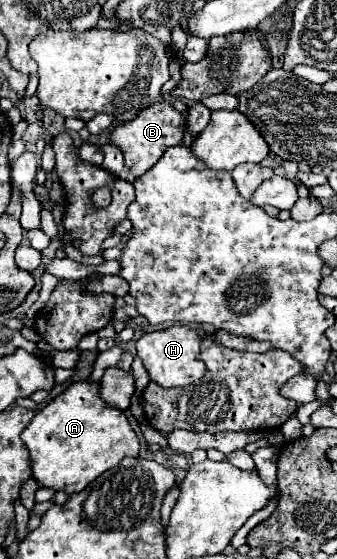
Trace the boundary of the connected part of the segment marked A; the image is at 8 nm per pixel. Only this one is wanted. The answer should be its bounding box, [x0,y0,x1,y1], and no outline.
[22,381,140,495]

